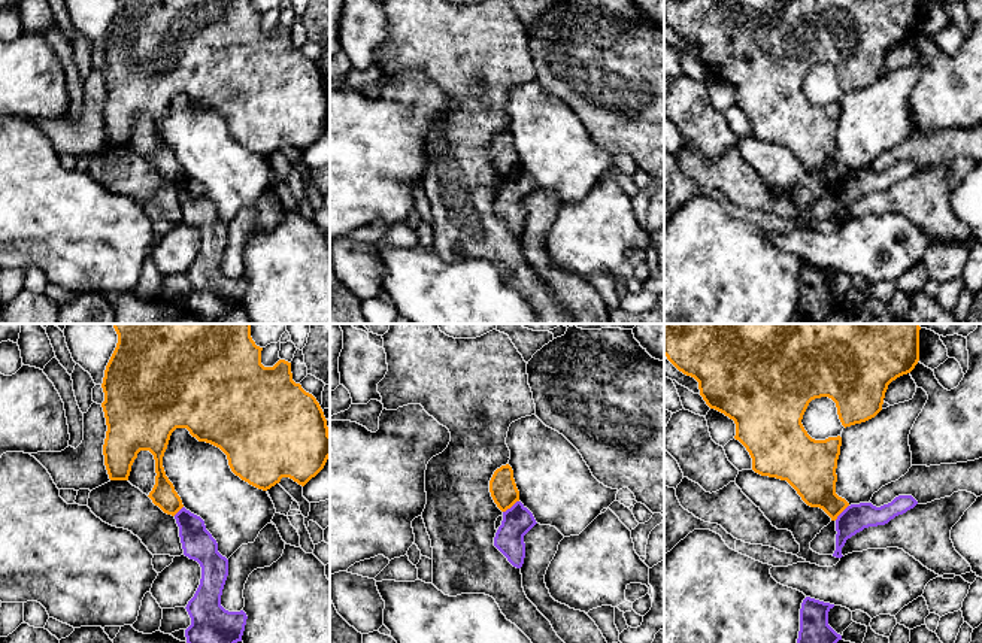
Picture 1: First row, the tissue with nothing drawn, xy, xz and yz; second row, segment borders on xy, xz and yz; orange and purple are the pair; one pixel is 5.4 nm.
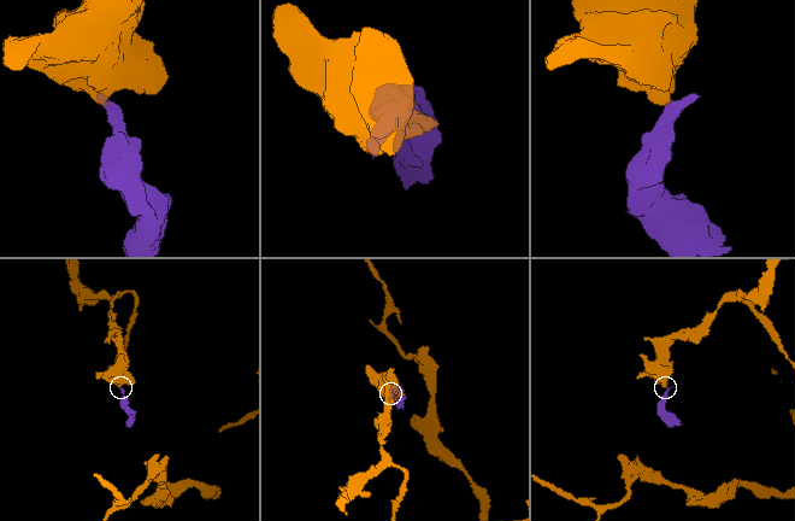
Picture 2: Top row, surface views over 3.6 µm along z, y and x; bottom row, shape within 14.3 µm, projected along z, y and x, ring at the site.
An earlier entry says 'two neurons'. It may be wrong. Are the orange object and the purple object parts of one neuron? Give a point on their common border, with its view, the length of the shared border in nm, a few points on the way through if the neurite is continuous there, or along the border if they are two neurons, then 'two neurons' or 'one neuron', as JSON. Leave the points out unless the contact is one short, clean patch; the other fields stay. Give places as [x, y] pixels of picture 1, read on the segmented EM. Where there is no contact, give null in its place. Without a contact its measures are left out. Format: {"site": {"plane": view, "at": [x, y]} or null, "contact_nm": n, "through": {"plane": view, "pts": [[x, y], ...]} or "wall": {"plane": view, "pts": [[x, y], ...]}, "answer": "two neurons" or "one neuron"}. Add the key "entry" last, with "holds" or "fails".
{"site": {"plane": "xz", "at": [511, 506]}, "contact_nm": 110, "wall": {"plane": "xz", "pts": [[518, 500], [503, 512]]}, "answer": "two neurons", "entry": "holds"}

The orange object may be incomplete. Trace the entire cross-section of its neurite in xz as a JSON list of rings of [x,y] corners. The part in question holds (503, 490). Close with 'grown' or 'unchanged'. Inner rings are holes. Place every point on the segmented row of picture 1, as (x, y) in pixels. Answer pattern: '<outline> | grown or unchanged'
[[[509,464],[497,468],[490,480],[490,492],[501,512],[510,509],[519,501],[519,491],[513,479],[513,470]]] | unchanged

